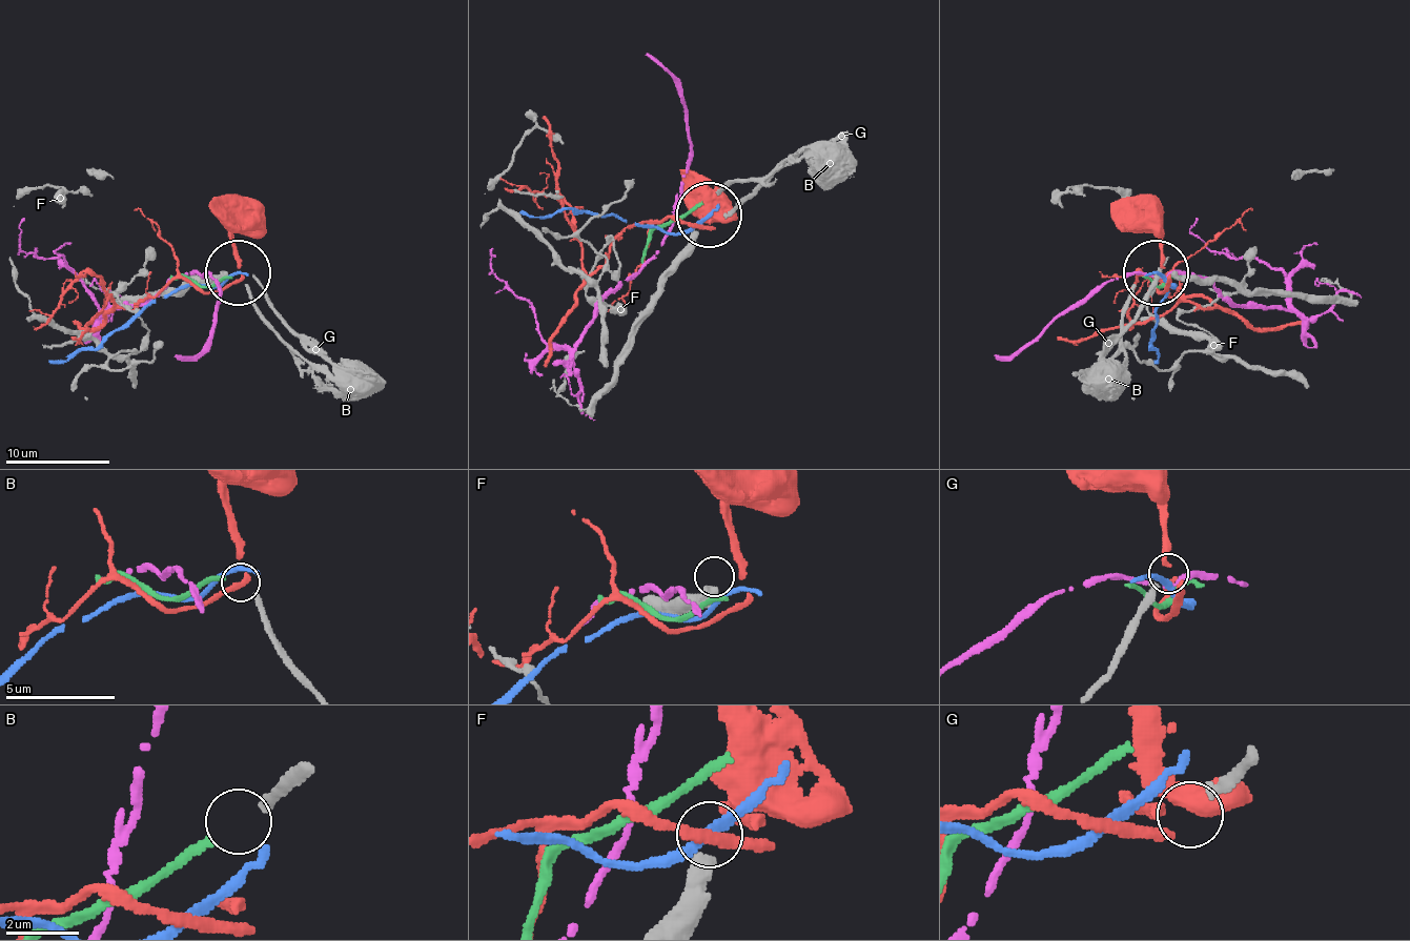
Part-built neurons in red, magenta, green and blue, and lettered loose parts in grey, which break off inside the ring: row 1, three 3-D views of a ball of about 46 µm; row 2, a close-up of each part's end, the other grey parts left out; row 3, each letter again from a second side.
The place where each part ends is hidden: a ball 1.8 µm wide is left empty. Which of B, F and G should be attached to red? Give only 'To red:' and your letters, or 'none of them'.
To red: none of them

